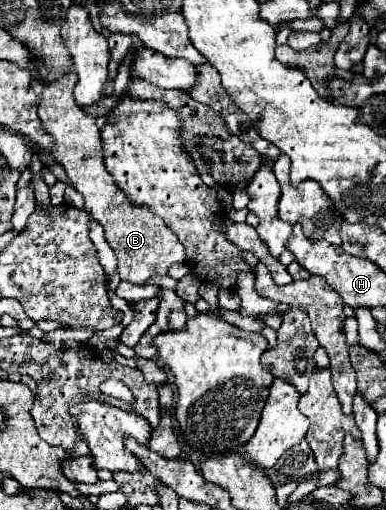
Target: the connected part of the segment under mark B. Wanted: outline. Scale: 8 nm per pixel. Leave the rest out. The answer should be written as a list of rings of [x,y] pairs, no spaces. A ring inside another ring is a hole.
[[[68,72],[66,76],[62,76],[60,80],[54,80],[50,84],[46,84],[42,96],[40,96],[40,104],[38,104],[38,116],[46,128],[46,132],[50,132],[54,136],[54,144],[52,144],[52,156],[56,158],[58,164],[64,166],[68,178],[72,180],[74,188],[84,196],[86,200],[86,210],[92,214],[92,218],[96,218],[106,232],[106,240],[108,244],[114,248],[116,258],[118,258],[118,272],[122,280],[128,282],[146,282],[150,276],[154,274],[166,274],[168,266],[174,262],[184,262],[186,260],[186,252],[184,246],[180,244],[178,236],[164,224],[164,220],[160,216],[156,216],[150,208],[140,208],[136,204],[132,204],[128,200],[128,196],[116,186],[114,178],[108,174],[108,170],[104,168],[104,160],[102,160],[102,148],[100,148],[100,128],[96,124],[96,118],[88,116],[74,100],[74,90],[76,86],[76,74]]]

